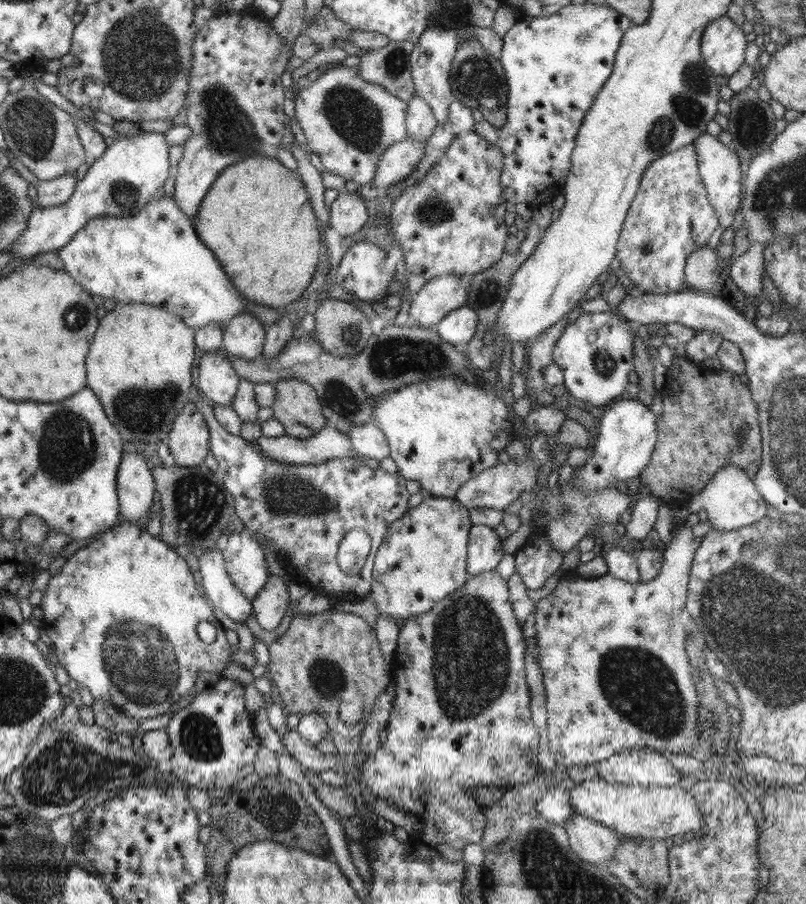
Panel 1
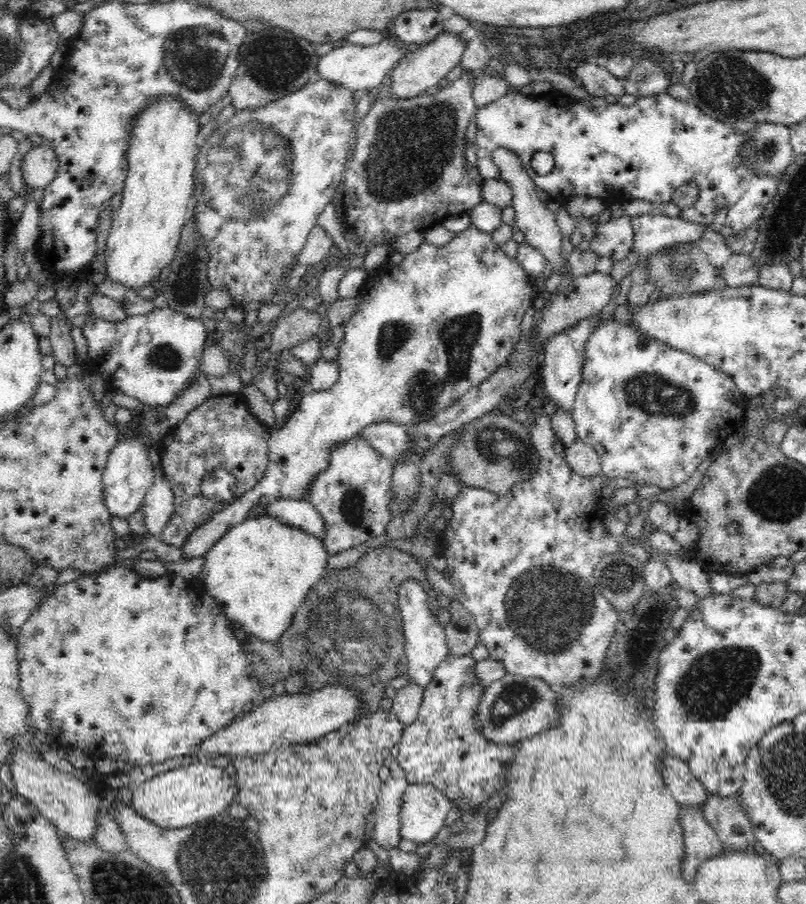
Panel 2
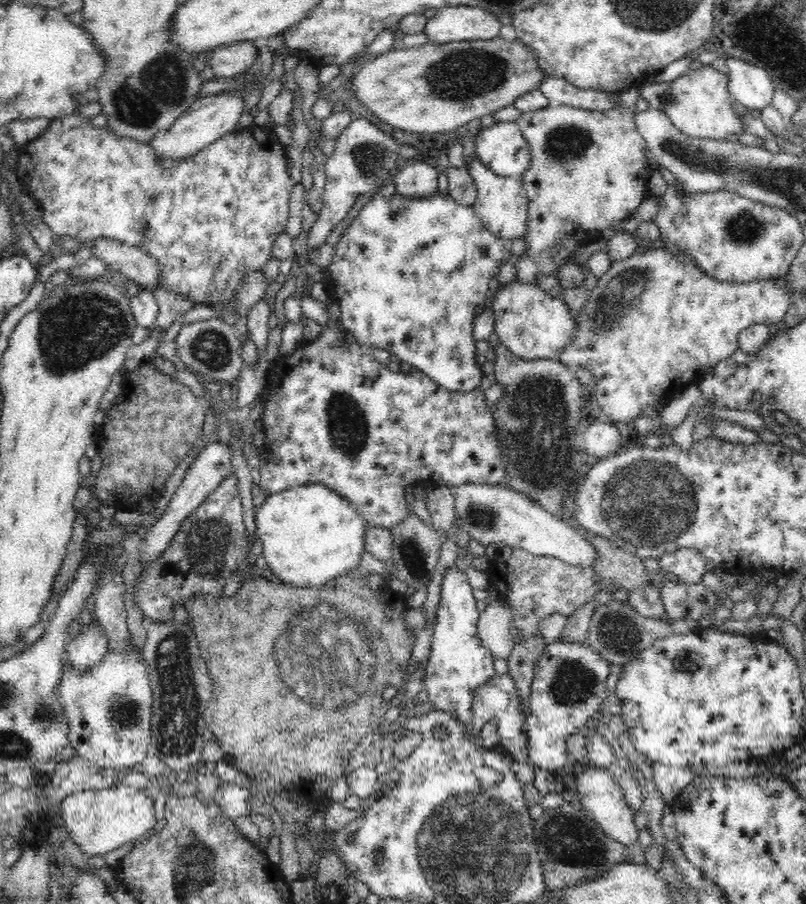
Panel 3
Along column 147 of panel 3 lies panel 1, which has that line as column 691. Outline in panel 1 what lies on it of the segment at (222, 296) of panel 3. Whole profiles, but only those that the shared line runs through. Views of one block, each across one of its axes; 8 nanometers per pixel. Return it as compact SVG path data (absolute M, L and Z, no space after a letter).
M687 144L650 162L640 180L640 188L628 208L618 240L615 258L620 261L620 270L634 282L638 292L689 290L684 275L688 256L696 248L706 246L712 232L719 226L716 210L708 202L699 175L694 145Z

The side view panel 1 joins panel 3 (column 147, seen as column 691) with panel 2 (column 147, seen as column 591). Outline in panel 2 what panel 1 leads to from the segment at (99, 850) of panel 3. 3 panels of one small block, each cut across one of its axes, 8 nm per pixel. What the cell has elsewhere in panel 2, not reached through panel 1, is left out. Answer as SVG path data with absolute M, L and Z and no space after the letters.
M208 763L188 764L176 770L168 770L142 782L134 794L134 809L144 818L163 829L184 828L226 811L237 796L237 781L224 769Z

